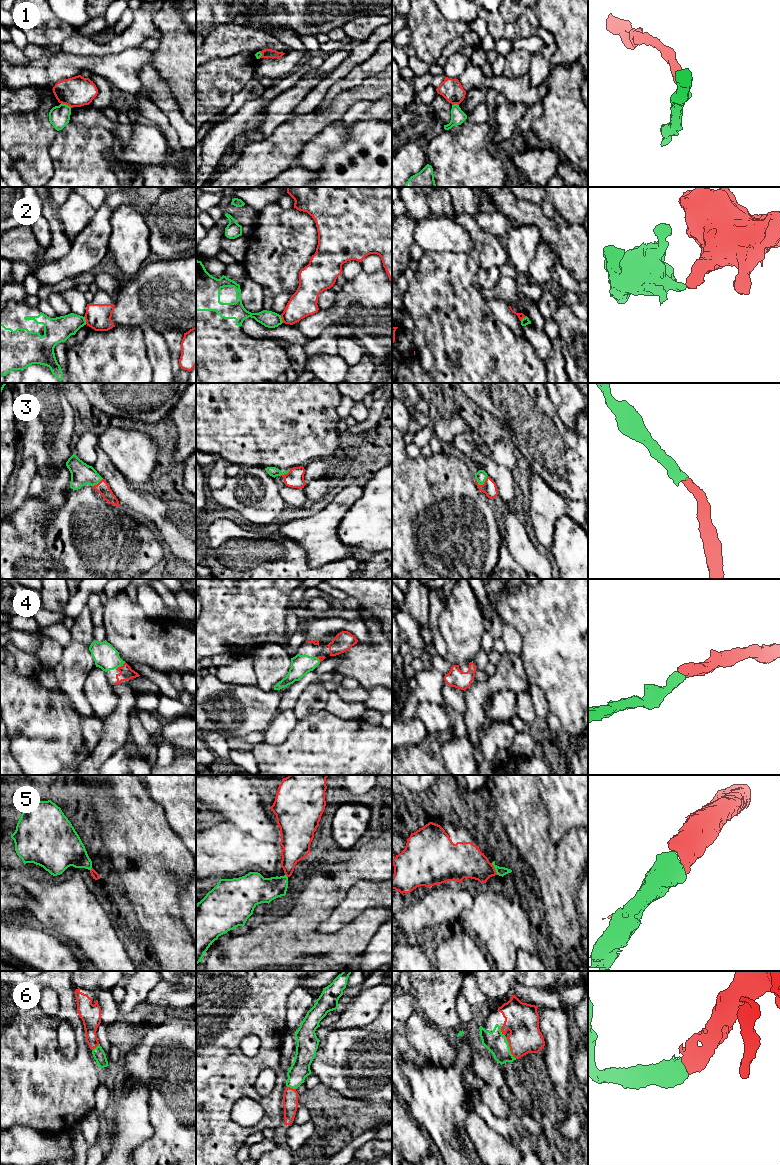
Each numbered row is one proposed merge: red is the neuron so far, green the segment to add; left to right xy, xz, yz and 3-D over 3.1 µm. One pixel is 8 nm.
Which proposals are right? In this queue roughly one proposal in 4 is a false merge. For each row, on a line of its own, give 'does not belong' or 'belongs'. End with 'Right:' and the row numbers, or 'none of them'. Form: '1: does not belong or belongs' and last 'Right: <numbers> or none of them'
1: does not belong
2: does not belong
3: belongs
4: belongs
5: belongs
6: belongs
Right: 3, 4, 5, 6

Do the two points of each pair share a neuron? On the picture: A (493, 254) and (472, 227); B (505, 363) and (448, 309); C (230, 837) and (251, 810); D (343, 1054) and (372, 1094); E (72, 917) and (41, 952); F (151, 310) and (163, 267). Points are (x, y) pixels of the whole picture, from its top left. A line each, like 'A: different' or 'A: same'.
A: same
B: same
C: different
D: same
E: different
F: same

